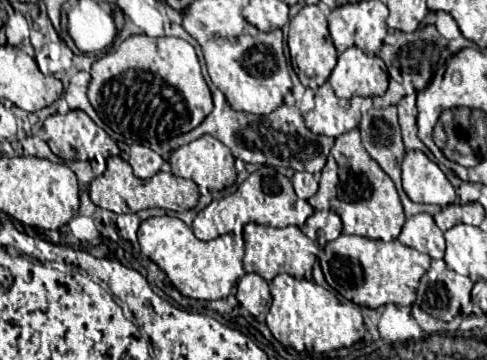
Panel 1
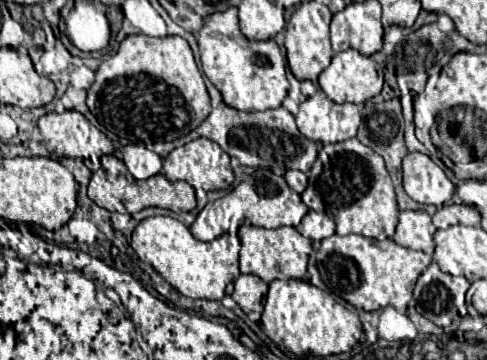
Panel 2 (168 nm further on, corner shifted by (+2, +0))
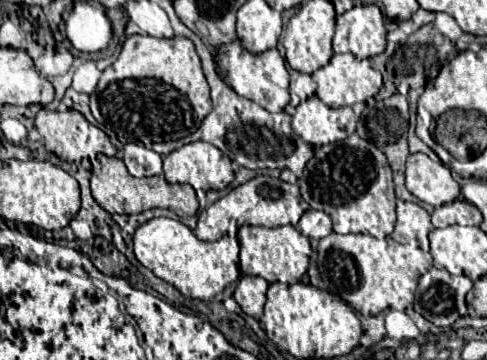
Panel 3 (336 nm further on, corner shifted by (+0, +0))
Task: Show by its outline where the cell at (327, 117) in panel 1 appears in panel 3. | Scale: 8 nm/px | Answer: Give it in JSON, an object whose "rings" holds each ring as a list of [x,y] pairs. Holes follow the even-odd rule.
{"rings":[[[317,96],[301,102],[293,114],[293,130],[311,146],[339,142],[355,134],[357,116],[351,106],[329,108]]]}

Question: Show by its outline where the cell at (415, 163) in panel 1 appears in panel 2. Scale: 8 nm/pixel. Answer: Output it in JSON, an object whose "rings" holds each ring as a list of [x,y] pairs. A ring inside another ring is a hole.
{"rings":[[[409,152],[403,158],[403,188],[415,202],[433,206],[443,206],[455,192],[445,172],[421,152]]]}

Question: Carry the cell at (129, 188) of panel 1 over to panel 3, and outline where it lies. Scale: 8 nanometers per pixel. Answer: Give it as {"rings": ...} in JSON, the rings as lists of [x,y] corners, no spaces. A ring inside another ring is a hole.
{"rings":[[[105,154],[97,156],[99,160],[98,168],[91,168],[91,192],[93,198],[101,208],[107,212],[117,212],[117,214],[139,214],[149,208],[169,208],[181,218],[193,216],[199,208],[195,190],[189,184],[169,184],[165,176],[151,176],[151,178],[133,178],[125,164],[119,158],[109,158]]]}

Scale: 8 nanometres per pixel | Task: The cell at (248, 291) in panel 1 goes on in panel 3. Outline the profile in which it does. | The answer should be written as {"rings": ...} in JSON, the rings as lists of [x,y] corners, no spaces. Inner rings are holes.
{"rings":[[[241,276],[233,298],[245,314],[259,318],[263,314],[267,288],[269,288],[269,284],[259,276]]]}

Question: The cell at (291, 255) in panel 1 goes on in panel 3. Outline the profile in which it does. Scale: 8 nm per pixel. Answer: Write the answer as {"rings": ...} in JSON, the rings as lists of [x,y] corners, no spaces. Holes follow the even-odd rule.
{"rings":[[[241,226],[239,228],[239,246],[241,246],[239,266],[241,266],[243,274],[261,276],[267,282],[295,284],[307,272],[311,244],[309,244],[309,238],[303,236],[301,232],[297,232],[293,226],[279,226],[279,228]]]}

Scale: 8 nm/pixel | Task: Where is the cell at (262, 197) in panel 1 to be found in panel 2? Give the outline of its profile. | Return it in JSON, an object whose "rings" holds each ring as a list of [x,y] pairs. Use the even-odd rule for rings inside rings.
{"rings":[[[255,170],[245,182],[241,182],[227,196],[215,200],[215,202],[209,202],[199,212],[195,222],[191,224],[191,234],[197,240],[205,240],[205,242],[225,236],[227,232],[229,234],[235,232],[239,238],[241,226],[261,226],[261,228],[297,226],[301,222],[301,218],[307,214],[307,210],[309,208],[301,202],[301,196],[287,186],[283,176],[275,176],[271,170]]]}

